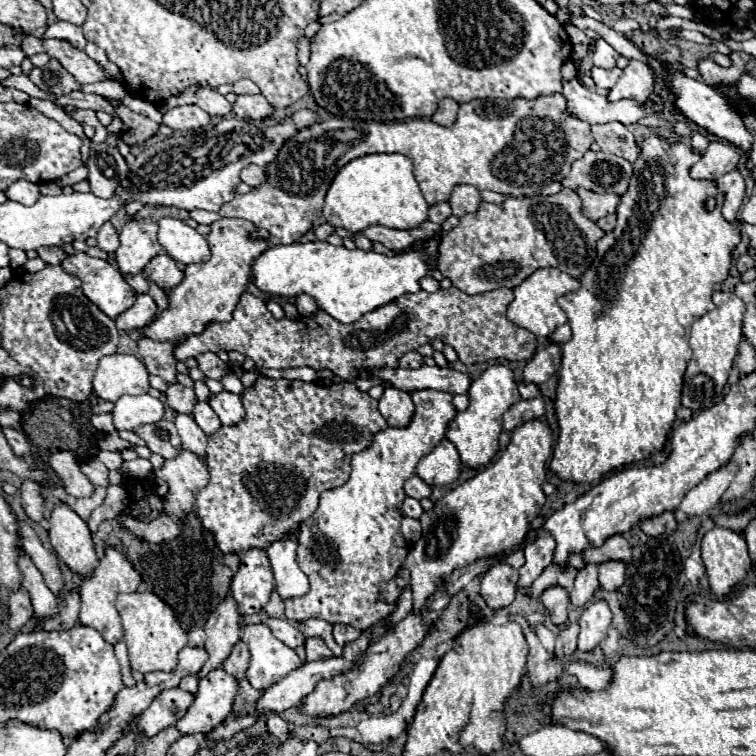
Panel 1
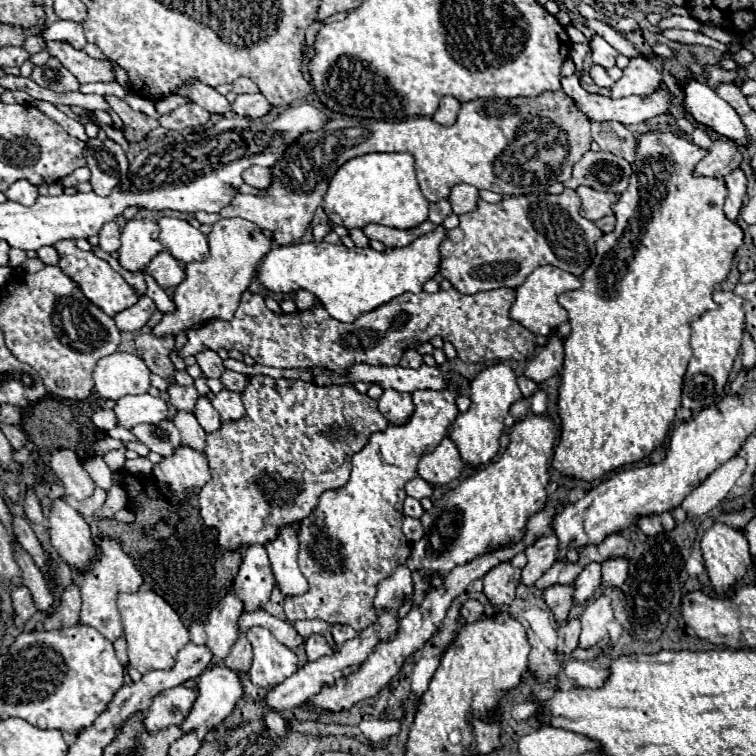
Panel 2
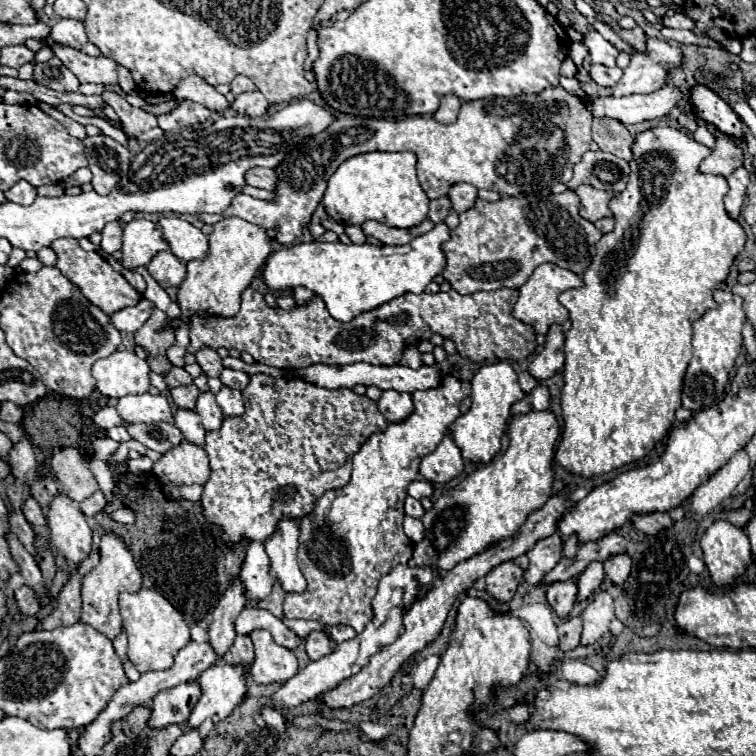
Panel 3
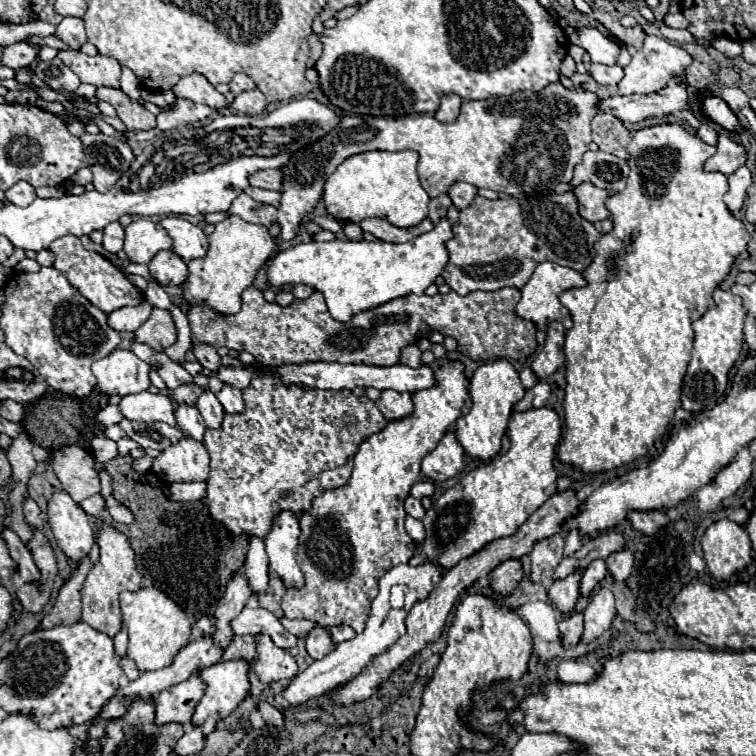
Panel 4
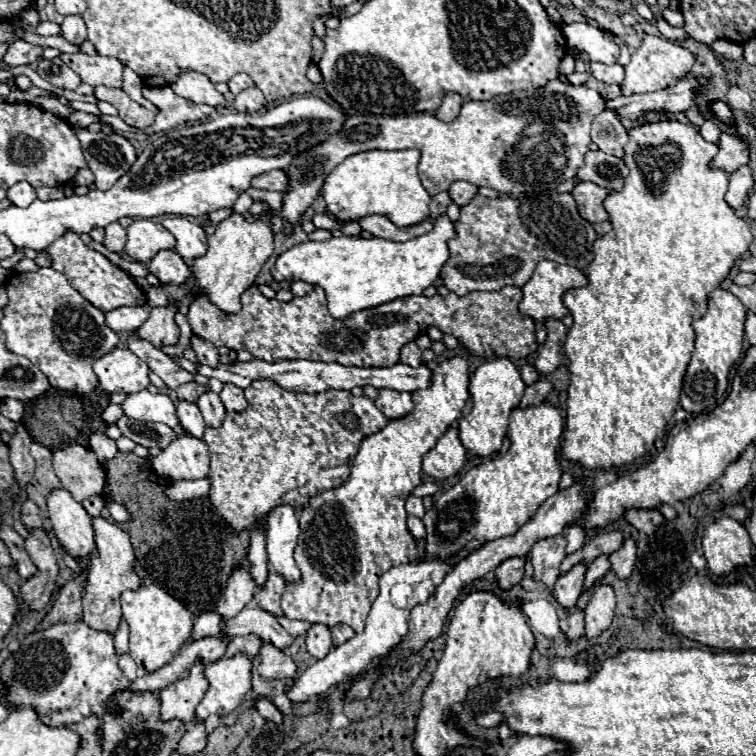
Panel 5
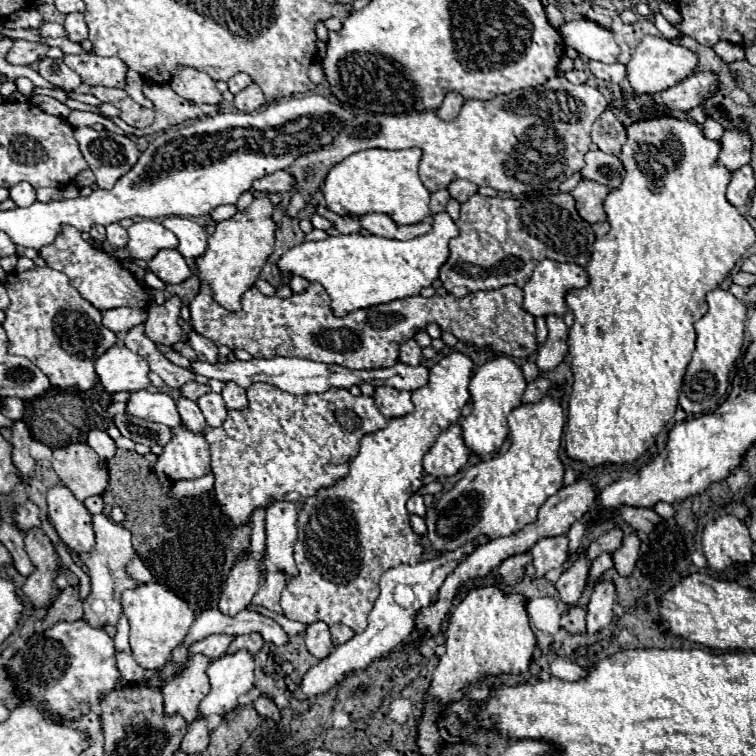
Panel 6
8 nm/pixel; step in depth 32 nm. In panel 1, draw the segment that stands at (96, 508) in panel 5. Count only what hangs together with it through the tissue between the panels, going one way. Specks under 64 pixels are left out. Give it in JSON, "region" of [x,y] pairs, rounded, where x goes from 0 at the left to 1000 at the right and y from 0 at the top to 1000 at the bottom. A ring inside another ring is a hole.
{"region":[[[127,643],[124,656],[119,656],[119,659],[103,659],[103,661],[98,664],[98,677],[101,677],[108,688],[116,688],[119,680],[122,680],[122,675],[135,667],[138,656],[140,656],[140,646],[138,646],[138,643]]]}

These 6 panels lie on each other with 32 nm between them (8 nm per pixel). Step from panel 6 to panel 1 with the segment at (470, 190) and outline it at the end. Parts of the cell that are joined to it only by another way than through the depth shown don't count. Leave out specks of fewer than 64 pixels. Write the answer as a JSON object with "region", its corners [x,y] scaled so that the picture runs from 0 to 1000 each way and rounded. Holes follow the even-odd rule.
{"region":[[[619,243],[603,246],[598,259],[595,259],[595,275],[598,275],[598,283],[603,288],[608,288],[614,283],[622,283],[622,280],[630,280],[635,267],[638,267],[635,251],[627,249],[627,246],[619,246]]]}

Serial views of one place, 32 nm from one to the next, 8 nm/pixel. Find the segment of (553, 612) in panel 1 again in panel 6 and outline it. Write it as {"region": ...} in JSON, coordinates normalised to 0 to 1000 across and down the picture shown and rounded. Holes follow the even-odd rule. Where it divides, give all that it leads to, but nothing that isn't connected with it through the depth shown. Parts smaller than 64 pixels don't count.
{"region":[[[767,735],[743,762],[735,767],[735,780],[741,786],[741,794],[751,802],[759,802],[765,791],[770,788],[770,780],[775,778],[775,765],[778,765],[780,743]]]}

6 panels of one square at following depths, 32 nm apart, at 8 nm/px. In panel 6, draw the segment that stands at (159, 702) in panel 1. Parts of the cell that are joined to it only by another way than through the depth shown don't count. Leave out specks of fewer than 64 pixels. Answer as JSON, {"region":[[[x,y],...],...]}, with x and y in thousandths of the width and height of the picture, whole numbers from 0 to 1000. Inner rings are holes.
{"region":[[[259,865],[251,878],[214,910],[217,921],[217,944],[220,947],[241,947],[249,958],[262,950],[262,931],[275,918],[275,870],[270,865]]]}

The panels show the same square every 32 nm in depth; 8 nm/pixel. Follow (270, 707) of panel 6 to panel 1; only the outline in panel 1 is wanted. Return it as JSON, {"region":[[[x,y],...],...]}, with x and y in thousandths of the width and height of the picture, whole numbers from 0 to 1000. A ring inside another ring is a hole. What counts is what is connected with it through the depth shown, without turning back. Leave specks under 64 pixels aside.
{"region":[[[357,944],[354,952],[352,952],[352,960],[354,960],[354,968],[362,971],[370,981],[378,981],[381,979],[381,974],[384,974],[381,958],[368,944]]]}

